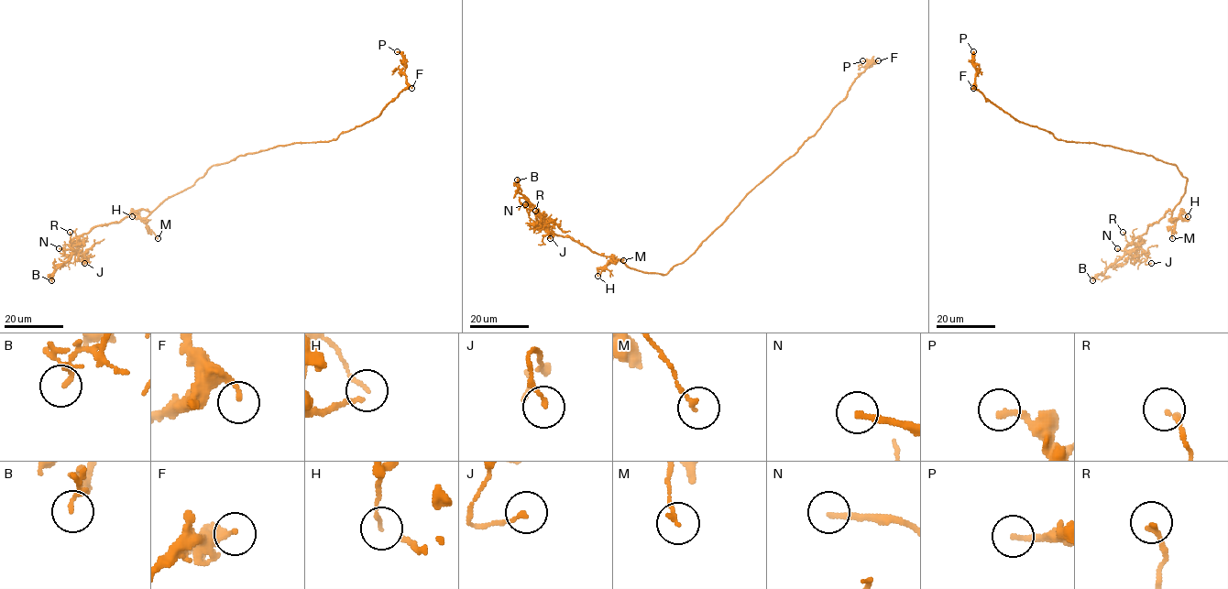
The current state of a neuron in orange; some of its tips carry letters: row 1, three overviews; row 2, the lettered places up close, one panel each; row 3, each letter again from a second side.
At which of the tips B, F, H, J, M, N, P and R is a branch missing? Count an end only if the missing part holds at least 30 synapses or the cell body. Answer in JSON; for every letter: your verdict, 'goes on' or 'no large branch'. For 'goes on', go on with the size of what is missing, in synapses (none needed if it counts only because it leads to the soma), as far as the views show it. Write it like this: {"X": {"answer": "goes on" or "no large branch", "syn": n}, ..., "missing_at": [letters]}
{"B": {"answer": "no large branch"}, "F": {"answer": "no large branch"}, "H": {"answer": "no large branch"}, "J": {"answer": "no large branch"}, "M": {"answer": "no large branch"}, "N": {"answer": "goes on"}, "P": {"answer": "no large branch"}, "R": {"answer": "no large branch"}, "missing_at": ["N"]}

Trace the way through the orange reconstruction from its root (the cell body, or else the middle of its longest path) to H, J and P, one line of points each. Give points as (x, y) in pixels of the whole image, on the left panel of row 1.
H: (242, 156), (213, 165), (192, 185), (166, 199), (145, 220), (132, 211), (132, 216)
J: (242, 156), (213, 165), (151, 211), (132, 211), (77, 236), (80, 245), (73, 247), (84, 263)
P: (242, 156), (279, 145), (334, 140), (342, 133), (373, 120), (407, 86), (403, 57), (397, 51)

